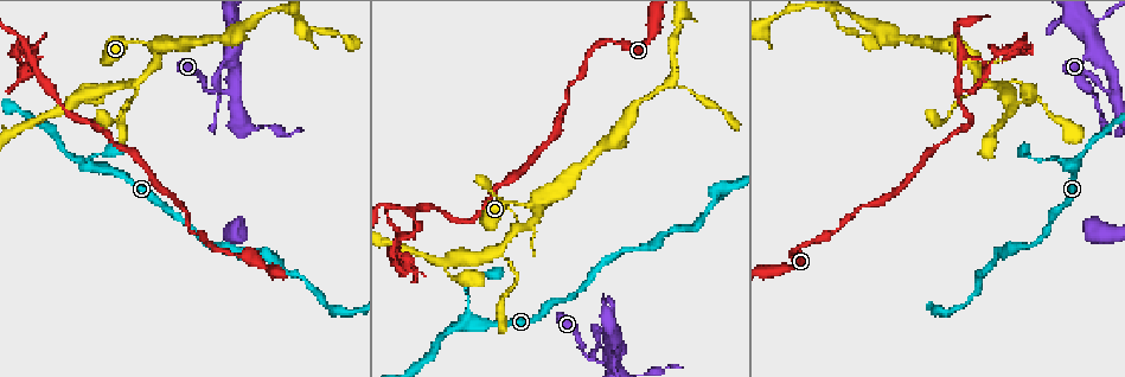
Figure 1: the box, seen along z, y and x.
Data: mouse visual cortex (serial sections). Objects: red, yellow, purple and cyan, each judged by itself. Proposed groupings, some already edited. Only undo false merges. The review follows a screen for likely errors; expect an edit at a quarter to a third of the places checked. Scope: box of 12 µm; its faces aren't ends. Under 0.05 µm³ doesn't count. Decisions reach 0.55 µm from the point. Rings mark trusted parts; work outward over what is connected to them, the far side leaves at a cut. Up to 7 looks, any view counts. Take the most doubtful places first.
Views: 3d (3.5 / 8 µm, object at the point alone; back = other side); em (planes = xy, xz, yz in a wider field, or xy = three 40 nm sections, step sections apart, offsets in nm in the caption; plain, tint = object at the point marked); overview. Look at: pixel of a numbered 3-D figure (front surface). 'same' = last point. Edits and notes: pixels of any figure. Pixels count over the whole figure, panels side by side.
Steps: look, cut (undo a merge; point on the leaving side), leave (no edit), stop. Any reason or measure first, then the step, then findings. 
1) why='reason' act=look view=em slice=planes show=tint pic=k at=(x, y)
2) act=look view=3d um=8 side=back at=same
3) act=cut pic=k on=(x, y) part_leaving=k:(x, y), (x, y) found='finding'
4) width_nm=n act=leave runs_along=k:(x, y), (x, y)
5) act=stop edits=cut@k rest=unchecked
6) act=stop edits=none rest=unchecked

act=look view=3d um=3.5 pic=1 at=(29, 56)

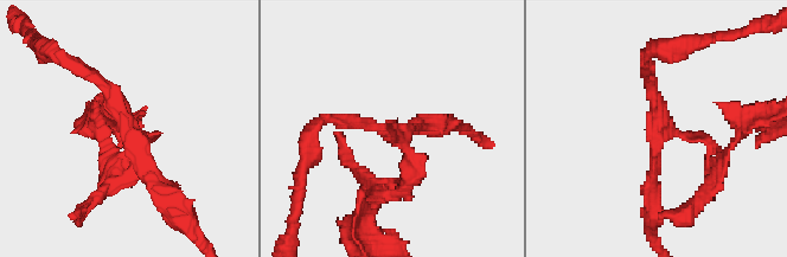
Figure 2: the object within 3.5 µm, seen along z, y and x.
act=look view=em slice=xy step=2 show=tint pic=2 at=(657, 136)

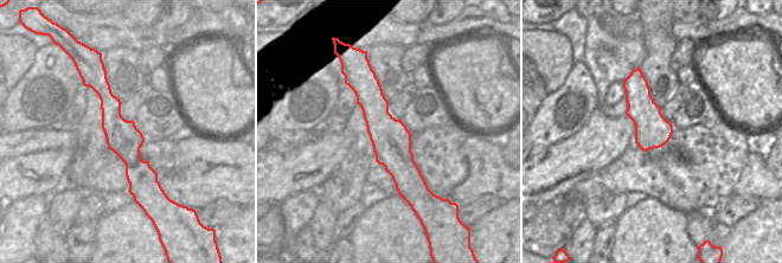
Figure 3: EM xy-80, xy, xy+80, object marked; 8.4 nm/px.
arms=3 arm_widths_nm=150,150,250 act=cut pic=2 on=(394, 190) part_leaving=2:(410, 158), (417, 175), (359, 218) found='two cells meet here'

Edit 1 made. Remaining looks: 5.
why='redraw' act=look view=overview

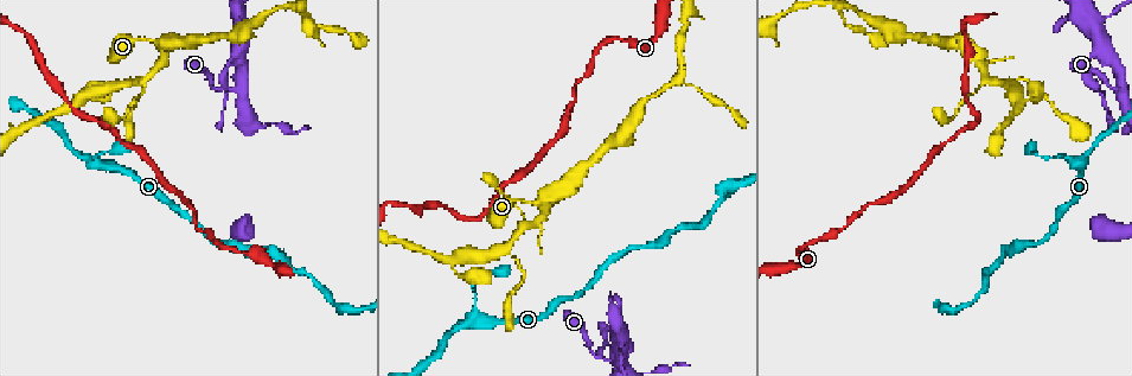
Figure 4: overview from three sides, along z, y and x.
why='sharp bend' act=look view=3d um=3.5 pic=4 at=(541, 200)

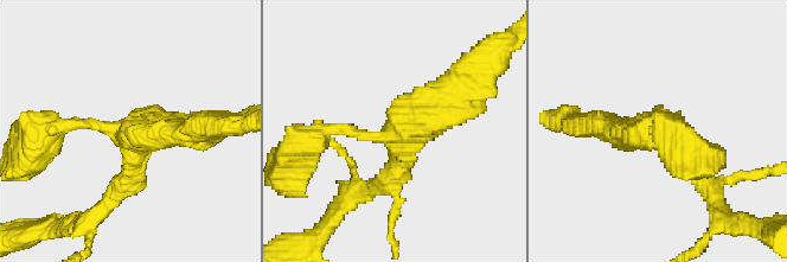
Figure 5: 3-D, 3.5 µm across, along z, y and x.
act=look view=em slice=planes show=tint pic=5 at=(126, 134)

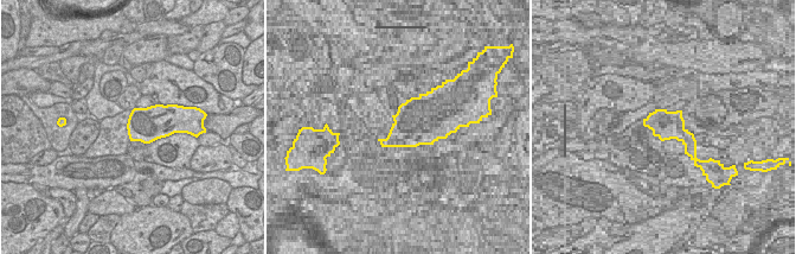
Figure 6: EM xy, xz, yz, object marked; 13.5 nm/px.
arm_widths_nm=150,250,400 act=leave found='all the same cell'

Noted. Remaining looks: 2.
act=look view=3d um=3.5 pic=4 at=(95, 165)

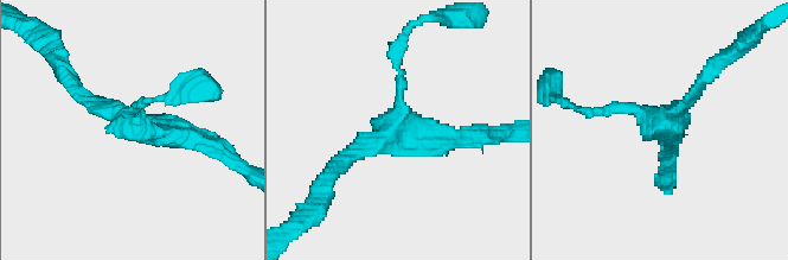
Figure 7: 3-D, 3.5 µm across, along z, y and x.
arms=3 arm_widths_nm=150,200,250 why='shape alone is not enough' act=look view=em slice=xy step=5 show=tint pic=7 at=(130, 124)

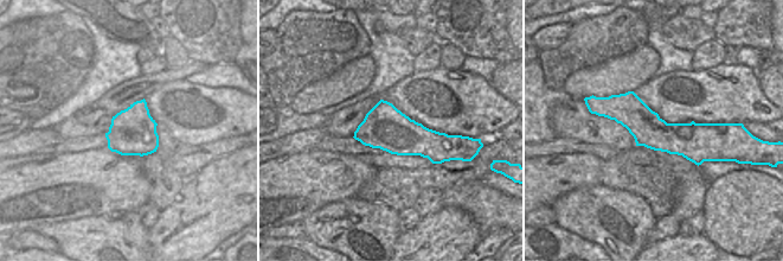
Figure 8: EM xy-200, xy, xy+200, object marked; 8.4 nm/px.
act=leave runs_along=7:(207, 144), (135, 128), (74, 84) found='all the same cell'

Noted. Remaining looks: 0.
act=stop edits=cut@2 rest=unchecked

